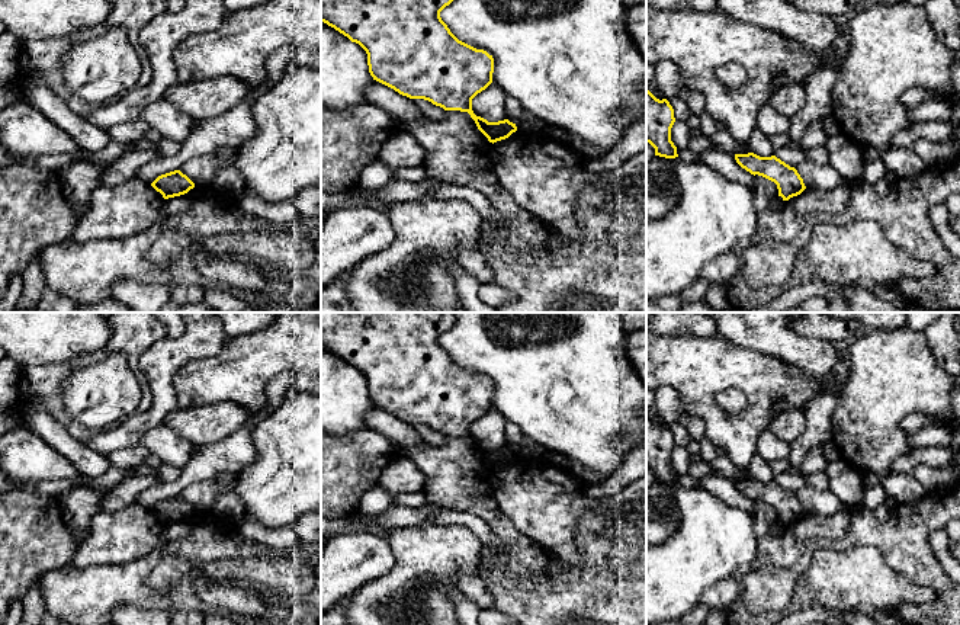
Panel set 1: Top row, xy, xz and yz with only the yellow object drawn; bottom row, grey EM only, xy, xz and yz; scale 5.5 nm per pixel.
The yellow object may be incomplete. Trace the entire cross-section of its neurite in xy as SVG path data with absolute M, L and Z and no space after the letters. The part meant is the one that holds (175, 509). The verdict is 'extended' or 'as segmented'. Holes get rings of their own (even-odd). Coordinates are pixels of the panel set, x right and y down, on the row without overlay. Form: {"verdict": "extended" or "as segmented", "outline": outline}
{"verdict": "as segmented", "outline": "M180 496L158 501L151 512L163 520L164 525L180 522L195 513L195 509Z"}

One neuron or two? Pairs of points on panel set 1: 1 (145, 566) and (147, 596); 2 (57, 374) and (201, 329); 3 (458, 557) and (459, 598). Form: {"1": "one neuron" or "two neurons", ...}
{"1": "one neuron", "2": "two neurons", "3": "two neurons"}

